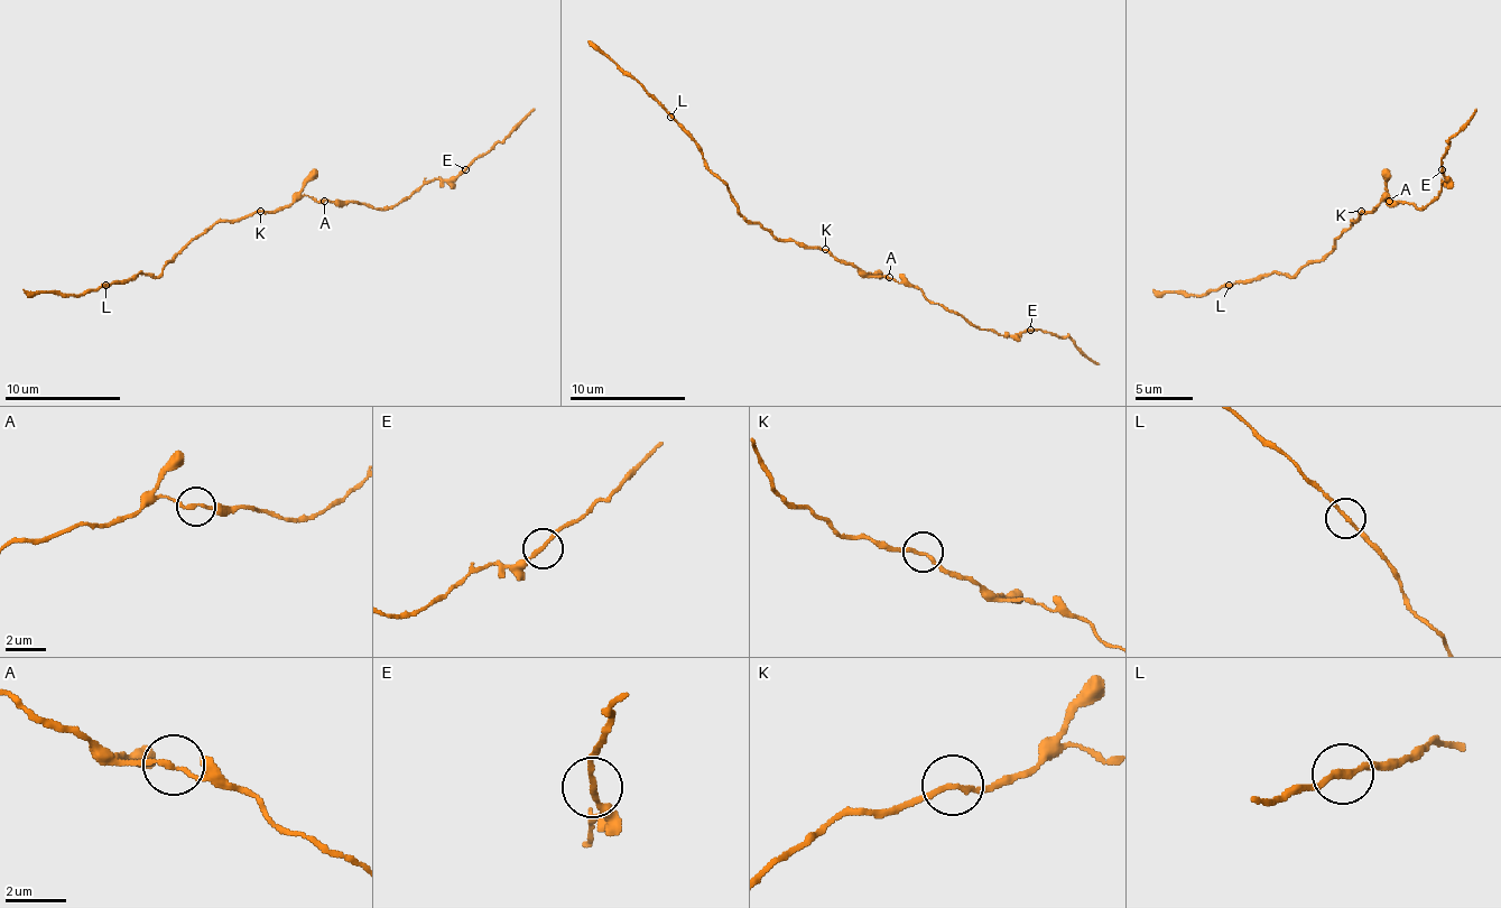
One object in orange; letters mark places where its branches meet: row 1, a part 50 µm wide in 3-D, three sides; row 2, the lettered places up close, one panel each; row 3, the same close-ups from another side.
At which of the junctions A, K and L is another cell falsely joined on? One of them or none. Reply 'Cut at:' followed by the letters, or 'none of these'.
Cut at: none of these

